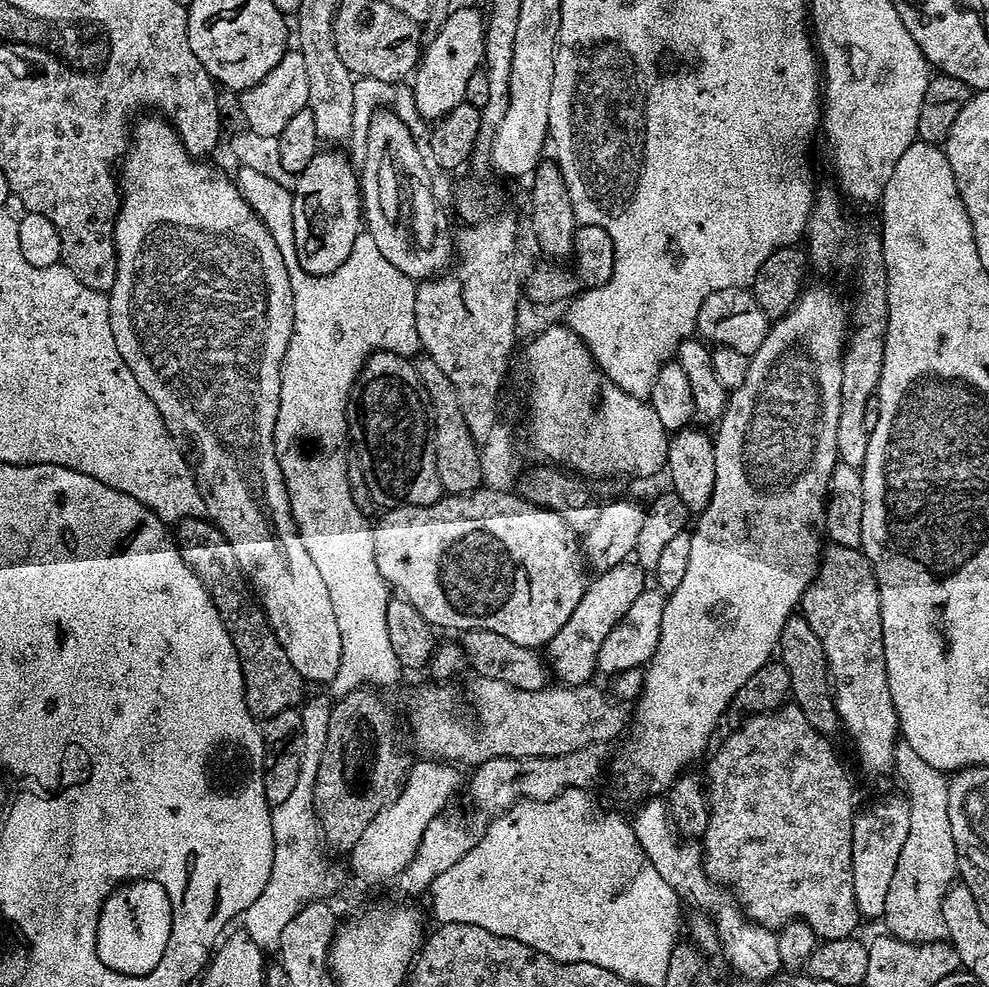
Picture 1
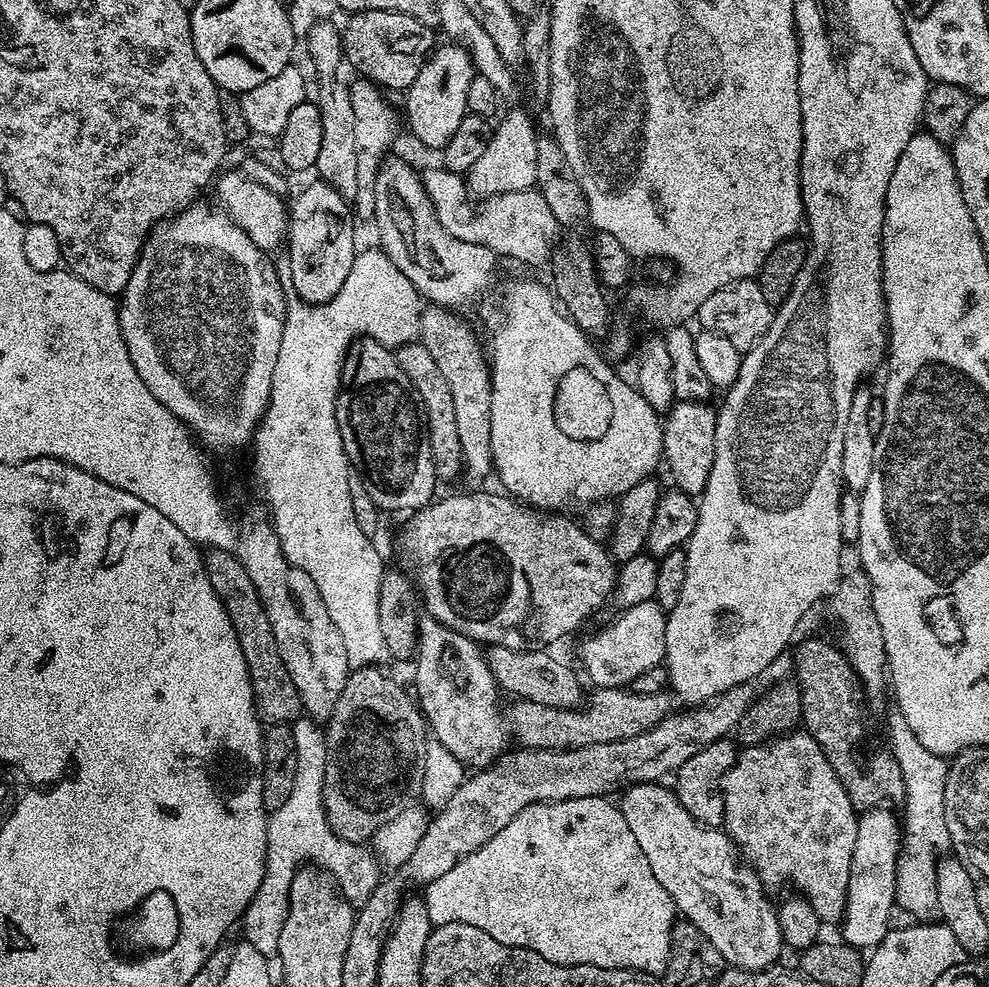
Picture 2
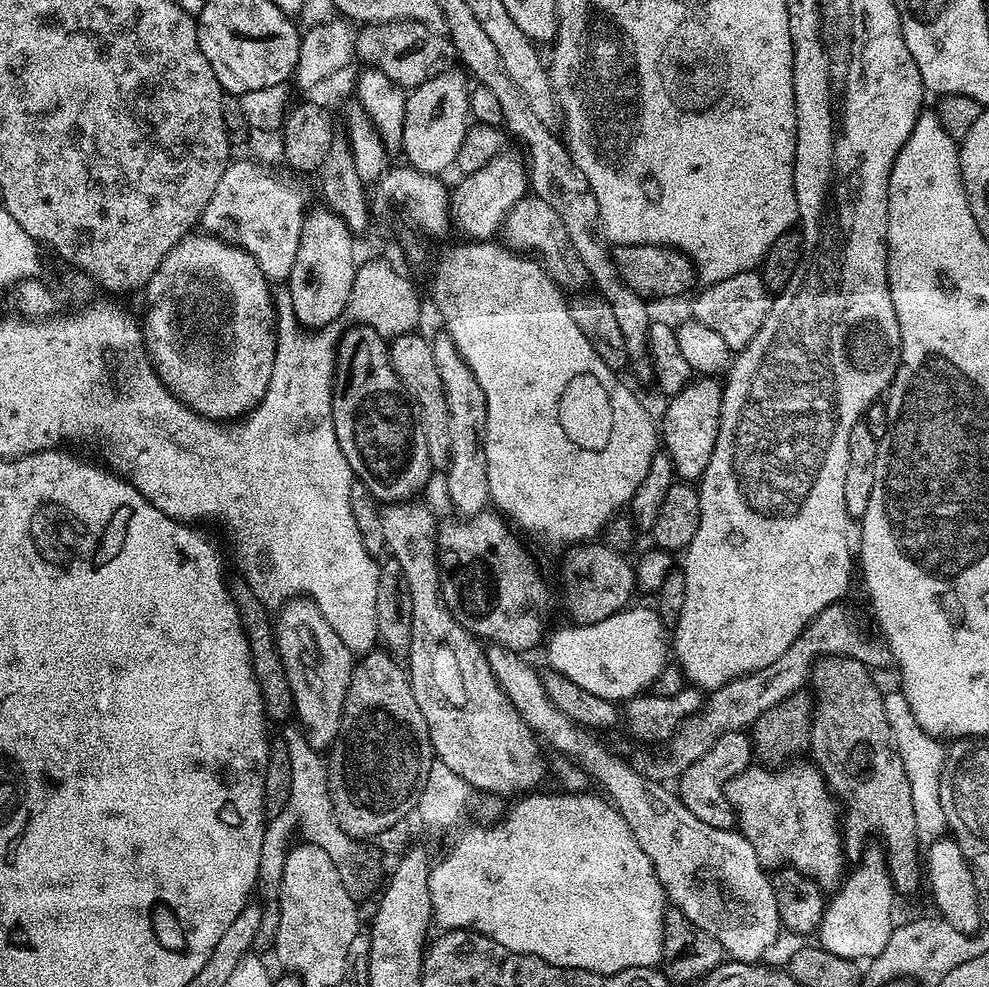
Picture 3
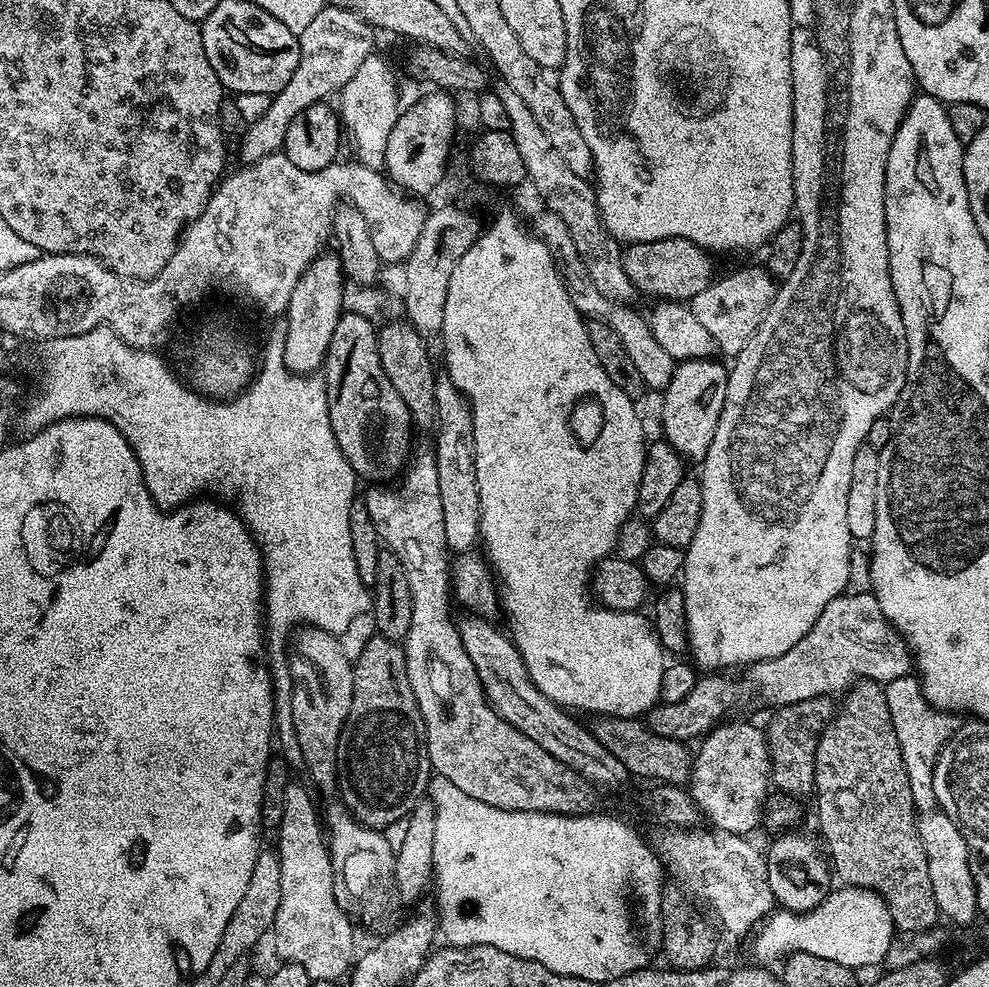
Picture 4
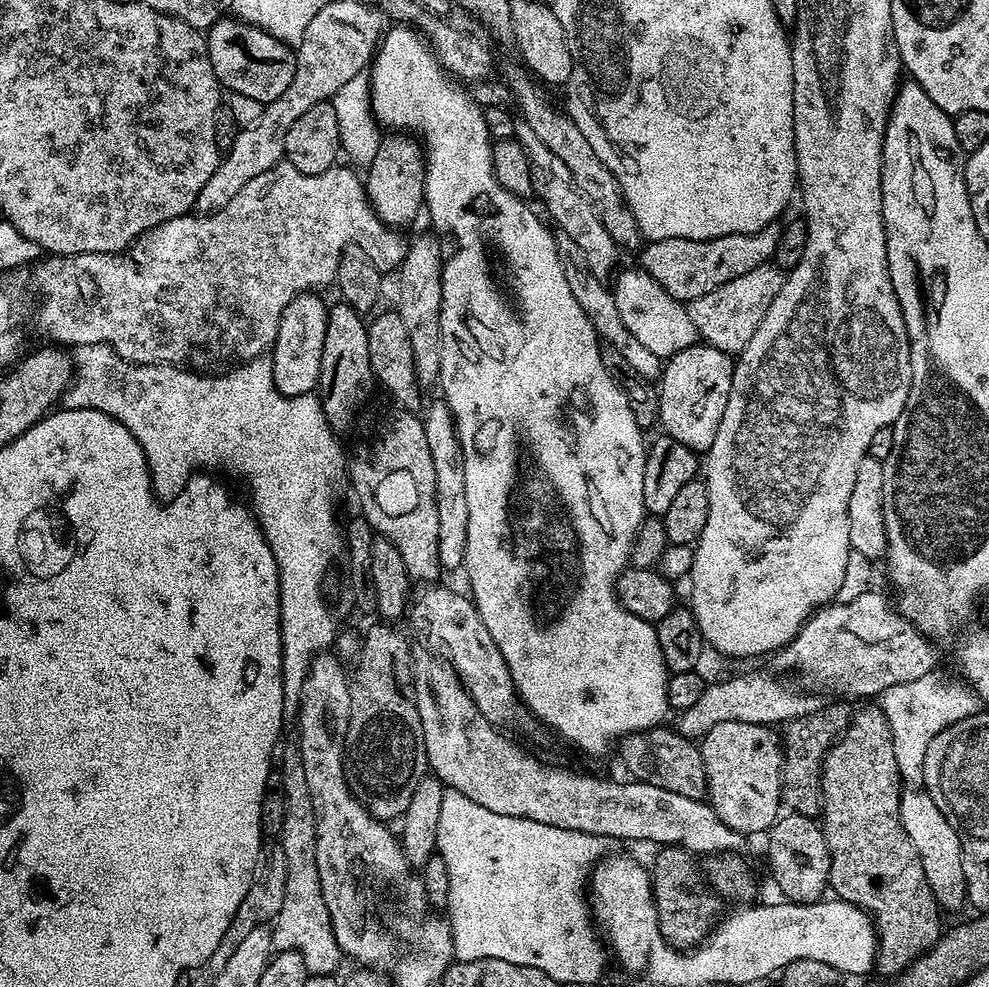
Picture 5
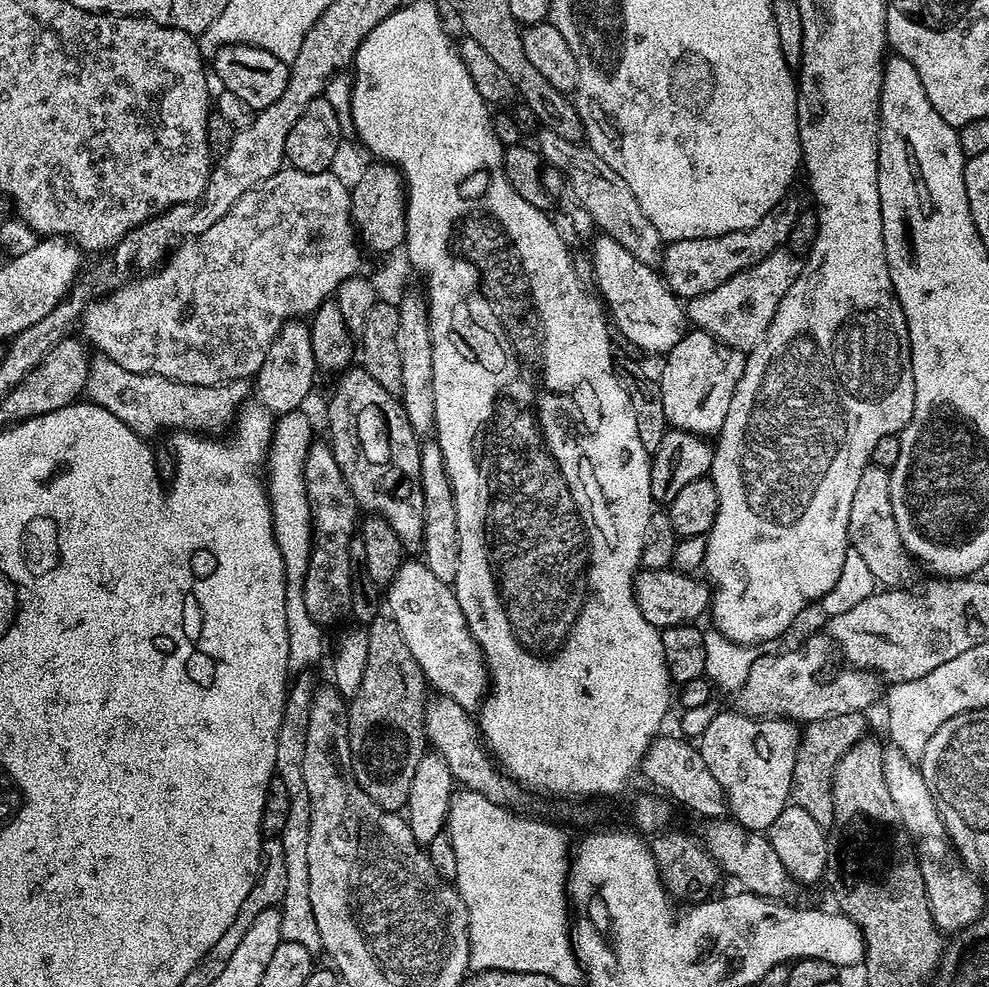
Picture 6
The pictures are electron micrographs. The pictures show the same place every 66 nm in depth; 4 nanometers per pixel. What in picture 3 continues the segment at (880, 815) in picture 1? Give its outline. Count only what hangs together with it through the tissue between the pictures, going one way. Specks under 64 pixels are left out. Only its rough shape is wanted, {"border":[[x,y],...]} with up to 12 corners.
{"border":[[883,847],[827,901],[819,947],[857,962],[882,953],[894,927]]}

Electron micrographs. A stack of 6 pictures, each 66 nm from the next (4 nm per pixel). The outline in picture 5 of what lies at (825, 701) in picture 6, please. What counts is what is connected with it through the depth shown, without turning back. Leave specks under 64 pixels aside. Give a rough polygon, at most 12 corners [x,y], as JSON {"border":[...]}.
{"border":[[768,672],[709,683],[676,716],[684,736],[718,722],[782,726],[819,695]]}

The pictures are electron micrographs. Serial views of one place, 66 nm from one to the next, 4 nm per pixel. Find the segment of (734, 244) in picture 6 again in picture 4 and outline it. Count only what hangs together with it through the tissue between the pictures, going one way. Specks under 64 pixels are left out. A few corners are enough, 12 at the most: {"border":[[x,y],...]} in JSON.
{"border":[[686,238],[628,244],[637,293],[691,302],[717,275],[713,253]]}

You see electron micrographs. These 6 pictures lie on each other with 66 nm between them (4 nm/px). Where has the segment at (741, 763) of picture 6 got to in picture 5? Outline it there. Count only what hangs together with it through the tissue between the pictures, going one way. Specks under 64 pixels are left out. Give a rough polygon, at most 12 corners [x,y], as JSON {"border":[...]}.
{"border":[[718,722],[699,741],[707,803],[736,832],[782,812],[782,740]]}

